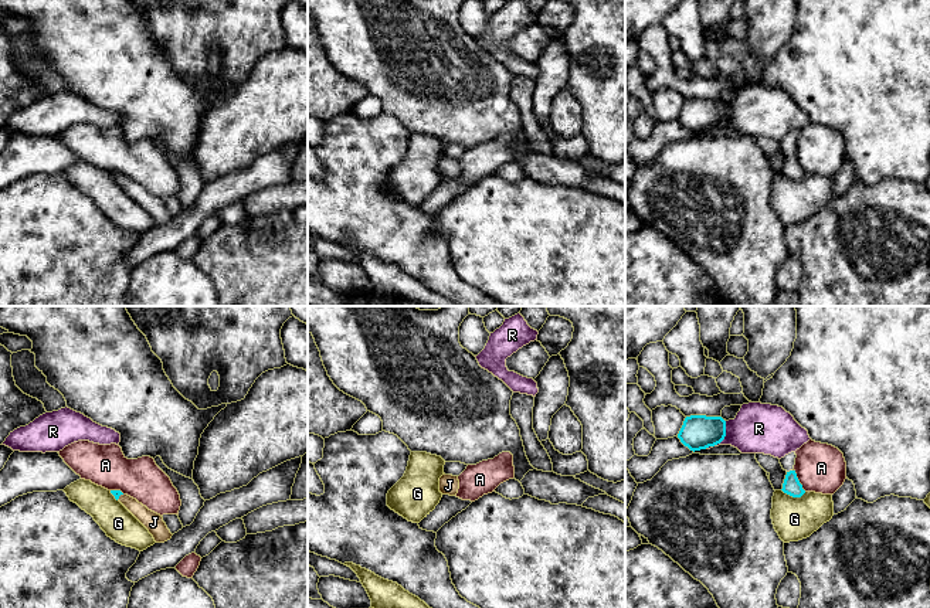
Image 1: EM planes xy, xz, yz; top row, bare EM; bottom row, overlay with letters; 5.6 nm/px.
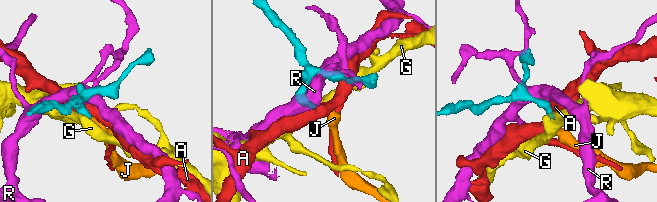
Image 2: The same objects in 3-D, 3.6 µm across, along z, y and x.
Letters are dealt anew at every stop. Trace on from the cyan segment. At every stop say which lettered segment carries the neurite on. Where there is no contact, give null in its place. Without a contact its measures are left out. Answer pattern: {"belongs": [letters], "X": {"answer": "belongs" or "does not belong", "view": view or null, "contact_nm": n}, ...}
{"belongs": ["J"], "A": {"answer": "does not belong", "view": "yz", "contact_nm": 140}, "G": {"answer": "does not belong", "view": "yz", "contact_nm": 140}, "J": {"answer": "belongs", "view": "xy", "contact_nm": 50}, "R": {"answer": "does not belong", "view": "yz", "contact_nm": 200}}

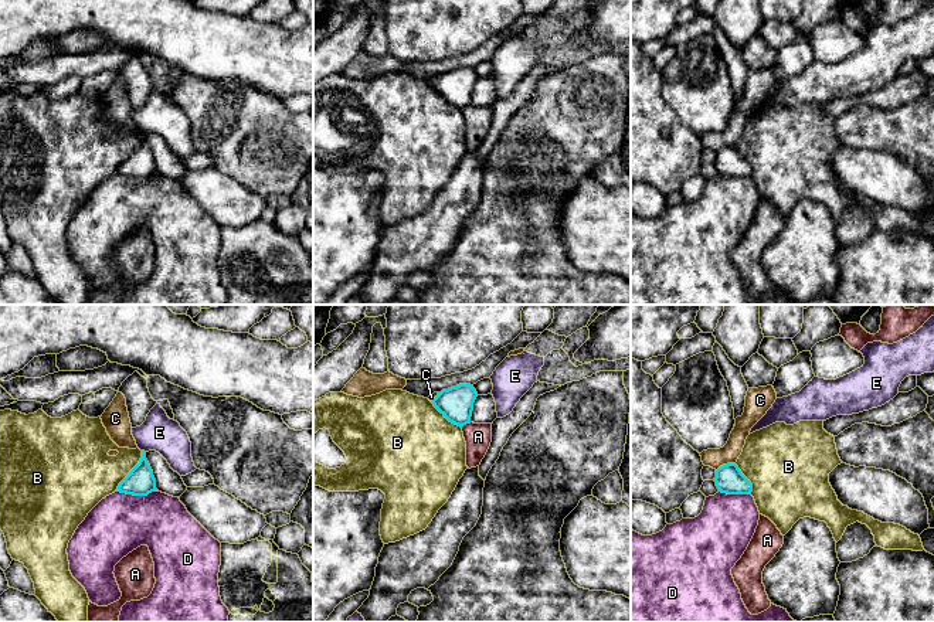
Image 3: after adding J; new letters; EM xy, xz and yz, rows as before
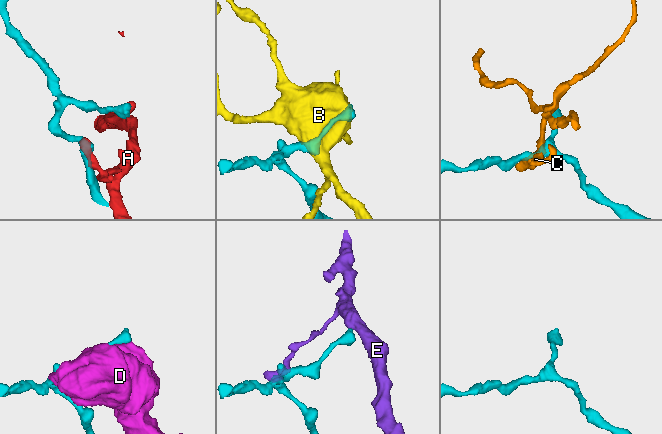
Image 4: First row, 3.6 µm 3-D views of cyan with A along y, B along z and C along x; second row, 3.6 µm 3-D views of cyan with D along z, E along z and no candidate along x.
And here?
{"belongs": [], "A": {"answer": "does not belong", "view": "xz", "contact_nm": 70}, "B": {"answer": "does not belong", "view": "xy", "contact_nm": 280}, "C": {"answer": "does not belong", "view": "yz", "contact_nm": 120}, "D": {"answer": "does not belong", "view": "xy", "contact_nm": 200}, "E": {"answer": "does not belong", "view": "xy", "contact_nm": 30}}

